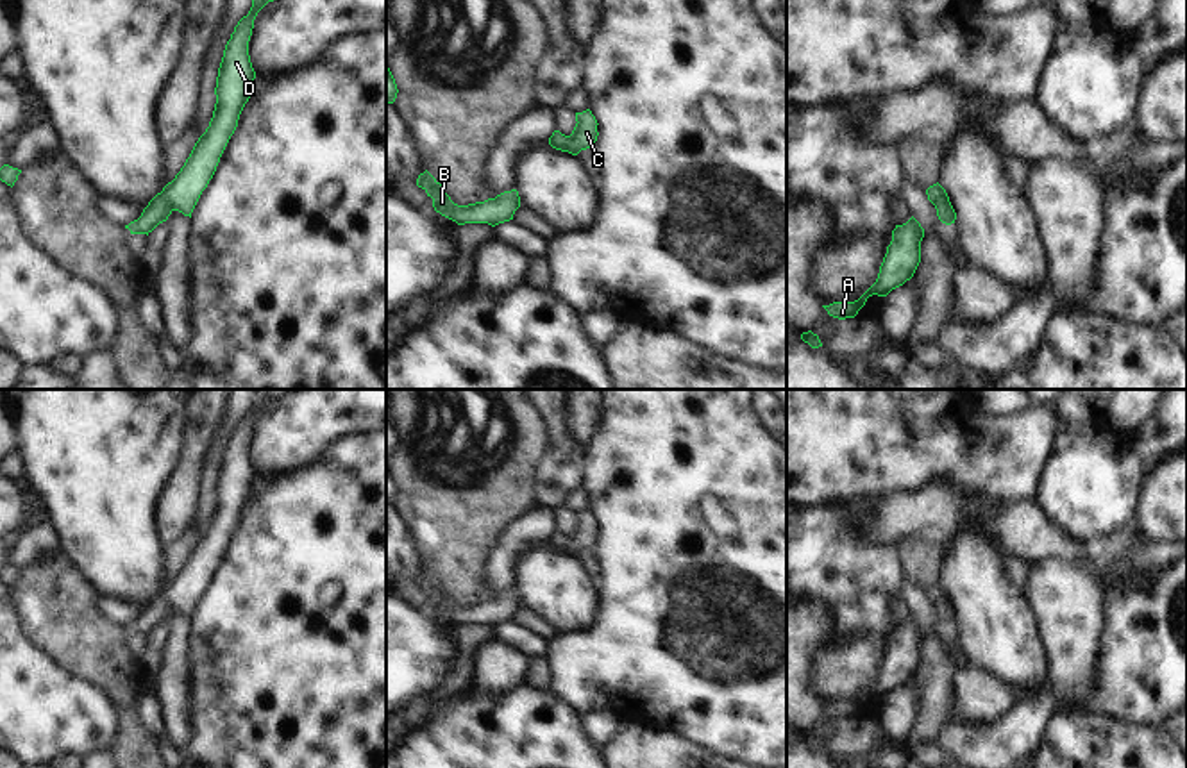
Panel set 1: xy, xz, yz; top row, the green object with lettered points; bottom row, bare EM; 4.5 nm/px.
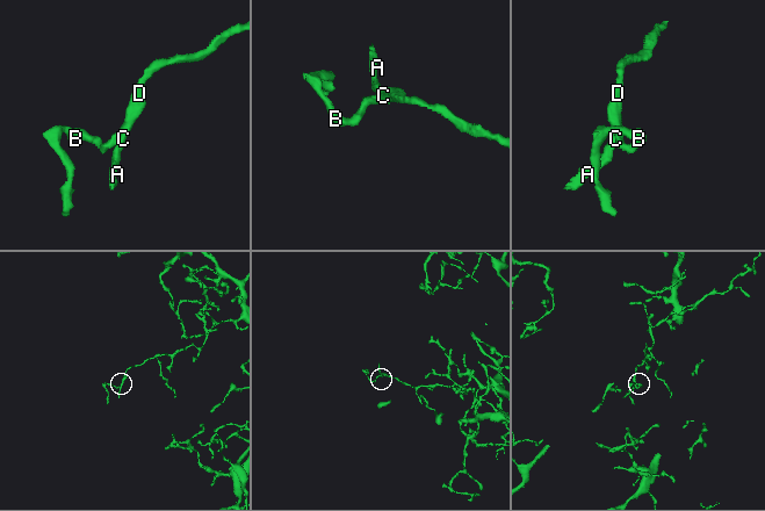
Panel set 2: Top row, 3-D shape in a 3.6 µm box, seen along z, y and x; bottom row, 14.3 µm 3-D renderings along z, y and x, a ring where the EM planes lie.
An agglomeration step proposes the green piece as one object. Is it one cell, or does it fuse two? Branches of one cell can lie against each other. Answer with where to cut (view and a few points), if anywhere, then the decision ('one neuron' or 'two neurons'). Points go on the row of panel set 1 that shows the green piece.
no cut | one neuron

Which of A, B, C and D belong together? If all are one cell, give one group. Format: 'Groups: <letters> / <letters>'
Groups: A B C D.

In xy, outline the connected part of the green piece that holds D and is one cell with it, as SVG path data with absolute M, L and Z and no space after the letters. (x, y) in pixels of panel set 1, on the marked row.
M252 0L252 7L243 16L225 45L216 77L216 104L206 132L195 143L189 157L172 182L157 193L141 216L125 229L130 234L150 234L166 221L173 211L191 218L191 213L213 179L220 157L238 127L240 114L250 98L256 71L248 55L248 41L257 13L274 0Z

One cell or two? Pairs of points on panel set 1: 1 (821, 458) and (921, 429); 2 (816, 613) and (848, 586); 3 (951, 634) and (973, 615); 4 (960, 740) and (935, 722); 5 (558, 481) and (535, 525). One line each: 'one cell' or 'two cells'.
1: one cell
2: two cells
3: two cells
4: two cells
5: two cells

